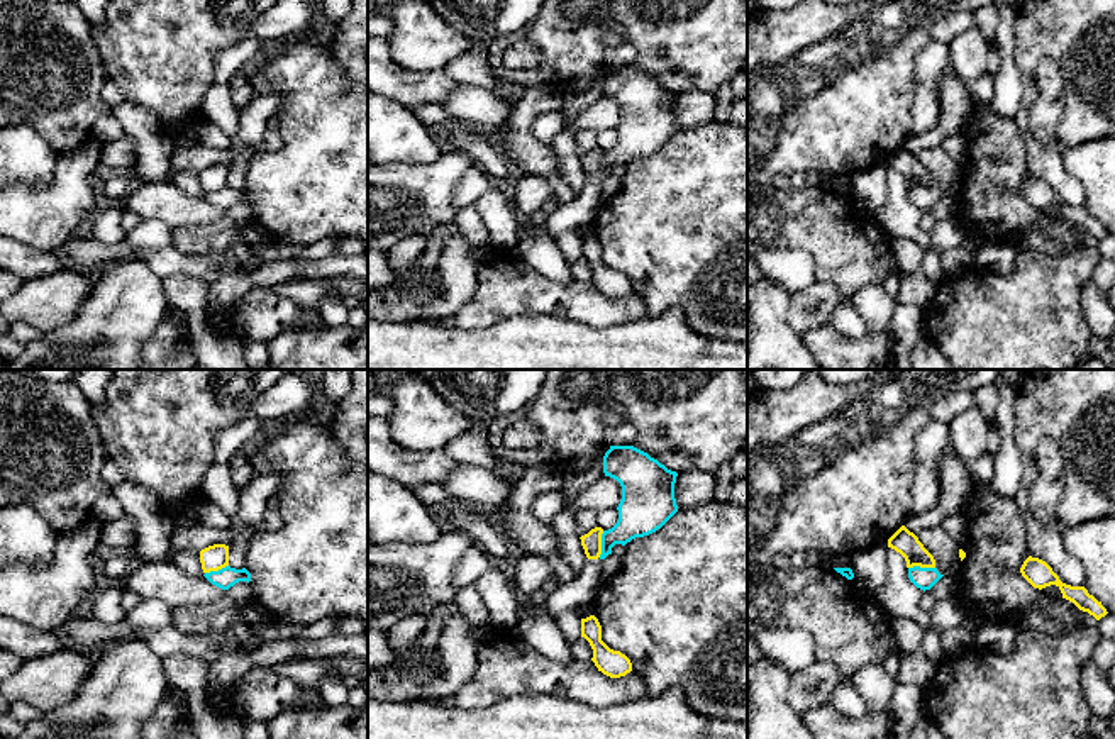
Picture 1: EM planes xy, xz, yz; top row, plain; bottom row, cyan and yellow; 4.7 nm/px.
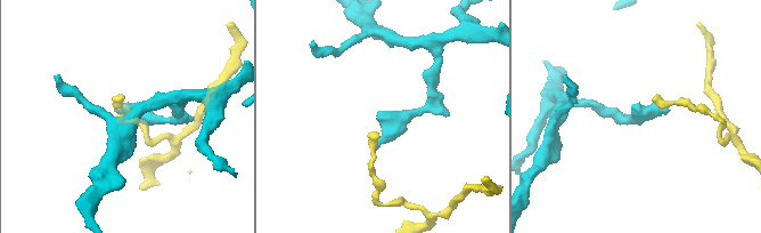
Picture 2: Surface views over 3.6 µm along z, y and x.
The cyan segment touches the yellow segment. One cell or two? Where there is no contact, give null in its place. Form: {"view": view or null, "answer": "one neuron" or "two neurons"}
{"view": "xz", "answer": "two neurons"}

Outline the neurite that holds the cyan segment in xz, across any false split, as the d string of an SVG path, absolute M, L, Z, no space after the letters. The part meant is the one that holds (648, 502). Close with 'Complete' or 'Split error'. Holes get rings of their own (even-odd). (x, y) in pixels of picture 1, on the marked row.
M610 446L603 456L603 473L622 486L617 524L602 534L602 554L615 544L625 546L661 529L676 512L676 471L634 446Z. Complete

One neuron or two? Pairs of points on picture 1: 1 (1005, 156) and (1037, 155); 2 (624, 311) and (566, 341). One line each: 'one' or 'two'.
1: two
2: two

